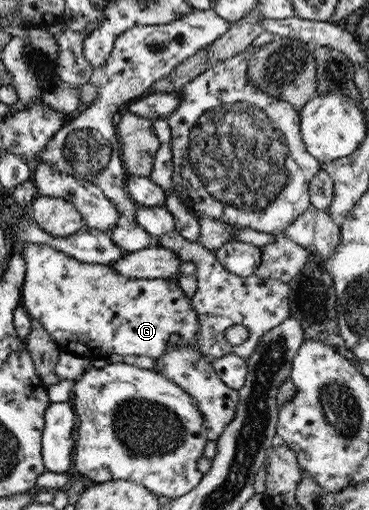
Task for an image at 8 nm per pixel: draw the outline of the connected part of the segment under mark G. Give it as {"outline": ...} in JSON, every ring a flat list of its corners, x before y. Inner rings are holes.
{"outline":[[26,243,21,247,20,255,24,259,25,269,19,292,20,306,31,320,40,323,50,334,61,353,87,358,96,363,104,361,110,354,158,358,172,346,170,338,174,334,180,336,184,346,195,348,198,315,192,309,190,298,184,295,176,281,123,278,108,265,80,262,50,245]]}

